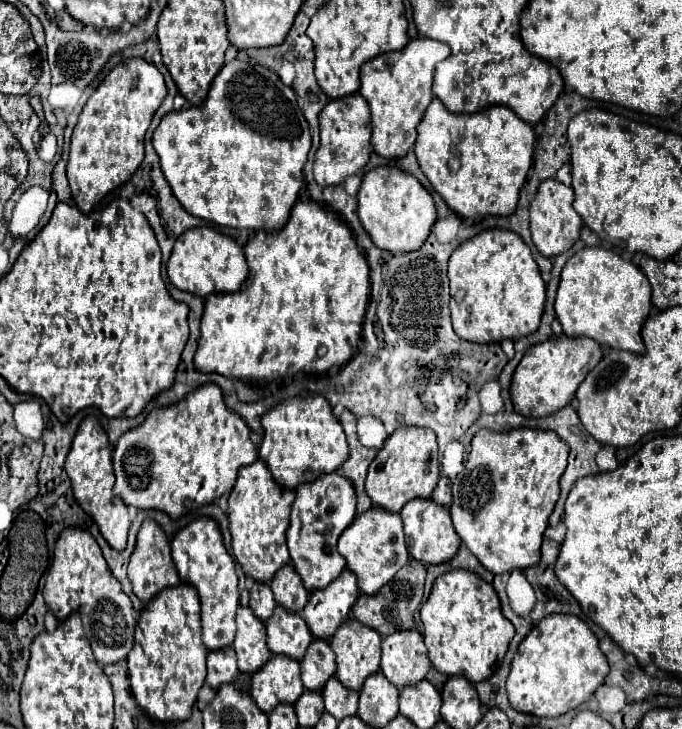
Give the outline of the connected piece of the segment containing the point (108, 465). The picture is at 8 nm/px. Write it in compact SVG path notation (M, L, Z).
M86 417L80 427L78 433L72 441L72 449L66 457L66 473L72 481L72 493L76 503L96 521L102 537L106 539L106 543L116 549L122 551L126 547L126 535L128 535L128 527L130 527L130 519L128 519L128 507L122 505L118 501L118 497L114 495L114 473L112 473L112 451L110 451L110 441L106 431L102 429L102 425L98 423L96 417Z

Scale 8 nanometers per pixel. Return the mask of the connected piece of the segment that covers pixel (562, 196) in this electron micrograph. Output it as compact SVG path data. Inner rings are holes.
M546 179L538 187L538 193L530 203L530 231L532 231L532 241L542 257L552 259L552 257L568 251L580 237L582 219L574 211L572 201L574 201L572 187L556 181L556 179Z

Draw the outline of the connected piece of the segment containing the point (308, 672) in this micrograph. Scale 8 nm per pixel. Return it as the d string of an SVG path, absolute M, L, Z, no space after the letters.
M314 639L300 665L304 687L310 691L320 691L336 671L334 651L324 639Z

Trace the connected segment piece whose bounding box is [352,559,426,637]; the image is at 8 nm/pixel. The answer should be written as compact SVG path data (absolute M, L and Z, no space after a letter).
M408 559L408 563L388 581L378 593L374 595L360 595L356 605L352 607L352 615L378 631L382 637L396 633L396 631L406 631L414 629L414 613L422 603L422 591L424 591L424 579L426 579L426 567L414 559Z

